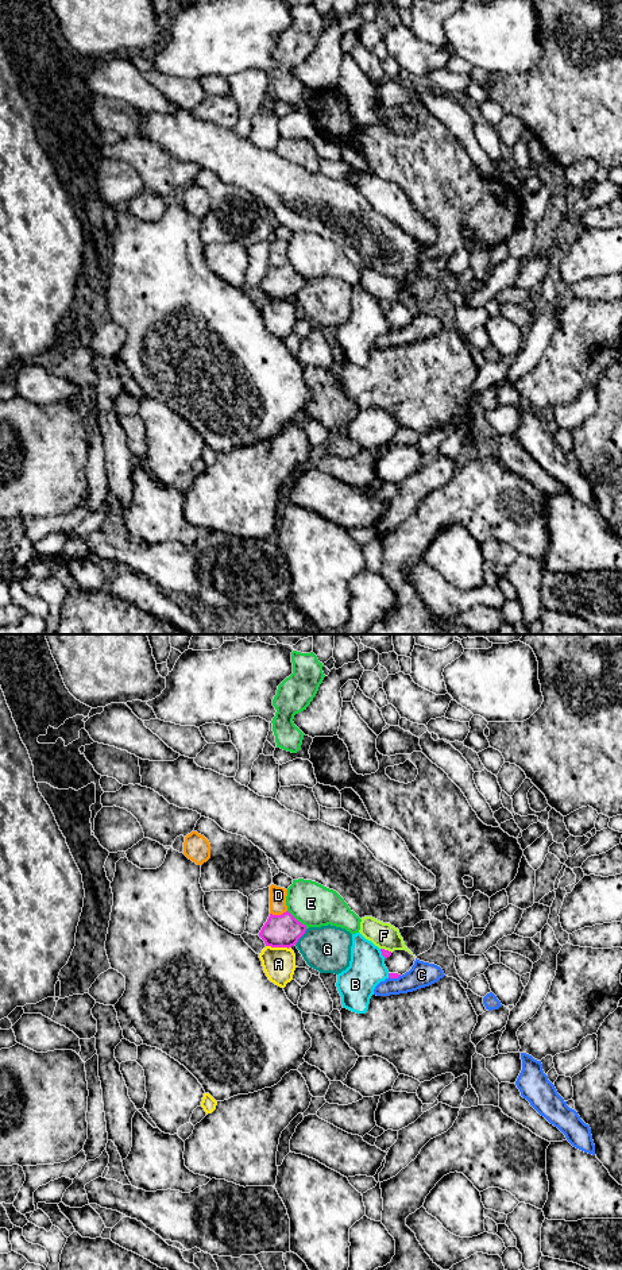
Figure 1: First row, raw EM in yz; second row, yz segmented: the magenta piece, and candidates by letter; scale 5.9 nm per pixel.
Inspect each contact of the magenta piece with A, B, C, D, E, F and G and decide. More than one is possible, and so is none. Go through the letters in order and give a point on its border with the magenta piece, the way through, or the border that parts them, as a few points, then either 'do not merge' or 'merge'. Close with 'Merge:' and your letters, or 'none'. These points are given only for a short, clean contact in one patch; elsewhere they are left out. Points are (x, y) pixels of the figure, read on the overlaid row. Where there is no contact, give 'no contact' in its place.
A: yz (278, 946) | along yz (266, 945), (290, 948) | do not merge
B: yz (382, 953) | do not merge
C: yz (394, 977) | do not merge
D: yz (278, 915) | do not merge
E: yz (296, 919) | do not merge
F: yz (386, 950) | do not merge
G: yz (301, 935) | along yz (306, 929), (294, 944) | do not merge
Merge: none

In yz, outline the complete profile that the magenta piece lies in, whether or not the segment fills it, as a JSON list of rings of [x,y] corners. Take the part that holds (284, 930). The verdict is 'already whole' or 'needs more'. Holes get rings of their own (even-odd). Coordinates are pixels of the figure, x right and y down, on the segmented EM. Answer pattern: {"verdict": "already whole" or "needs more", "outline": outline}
{"verdict": "already whole", "outline": [[[286,911],[282,915],[270,914],[259,937],[264,941],[266,946],[289,949],[298,942],[305,931],[306,926]]]}

